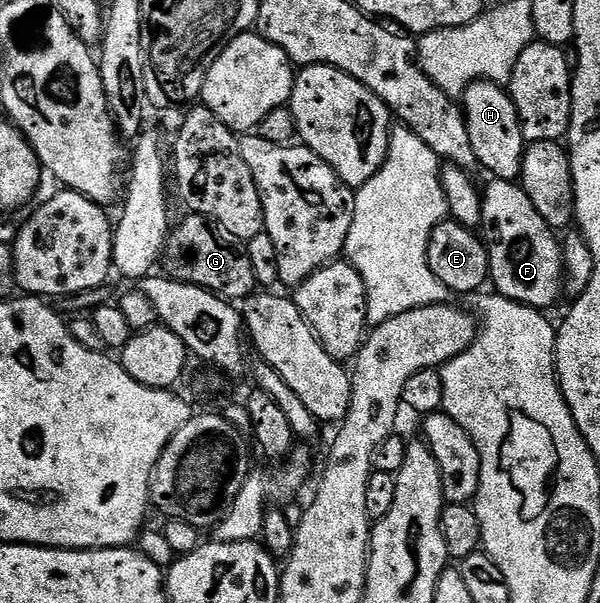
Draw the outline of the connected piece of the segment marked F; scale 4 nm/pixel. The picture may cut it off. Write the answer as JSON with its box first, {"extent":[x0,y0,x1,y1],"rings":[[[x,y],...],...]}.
{"extent":[482,178,565,309],"rings":[[[493,178],[492,184],[482,191],[482,235],[488,248],[488,269],[490,283],[495,294],[506,297],[515,303],[537,309],[549,309],[559,301],[565,290],[564,253],[557,232],[546,221],[542,221],[542,213],[534,209],[530,197],[526,197],[519,182],[510,179]]]}

